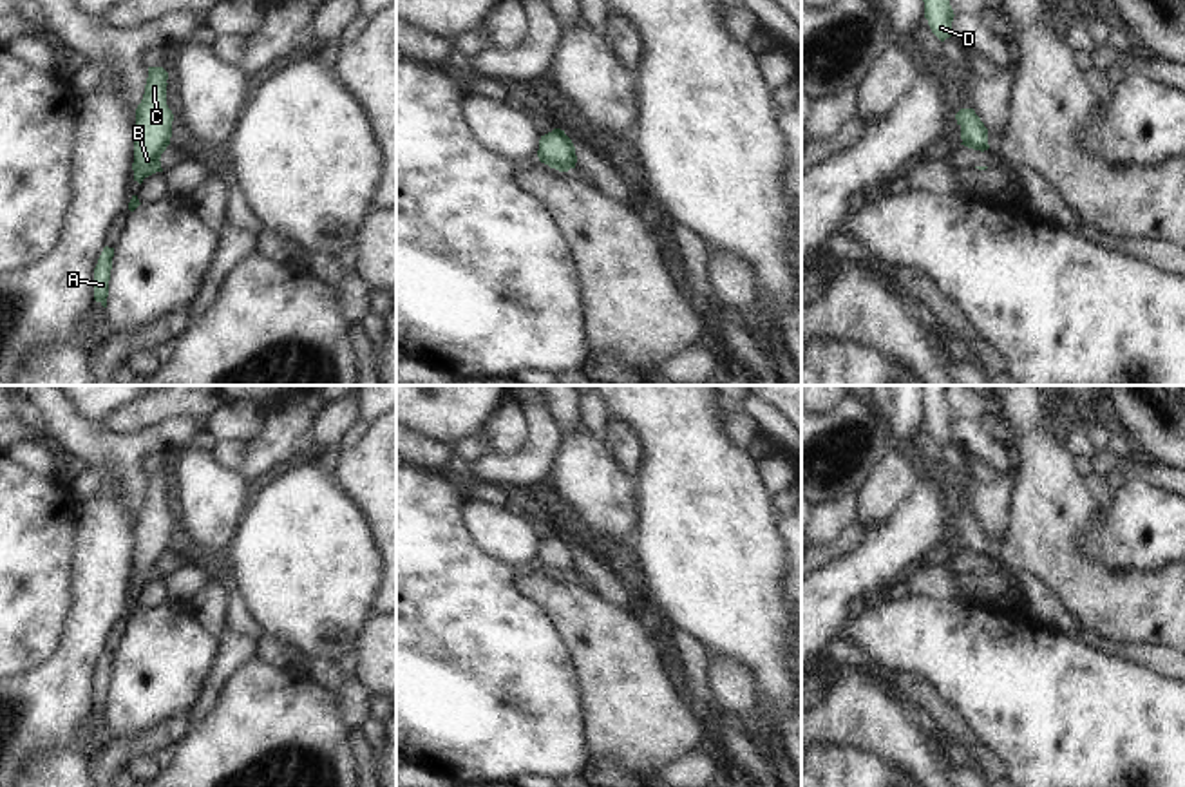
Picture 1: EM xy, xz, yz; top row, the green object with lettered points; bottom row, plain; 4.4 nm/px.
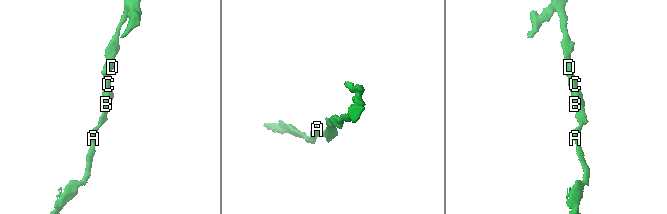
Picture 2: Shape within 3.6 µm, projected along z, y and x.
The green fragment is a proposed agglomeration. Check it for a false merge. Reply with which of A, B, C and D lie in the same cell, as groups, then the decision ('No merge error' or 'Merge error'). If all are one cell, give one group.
Groups: A B C D. No merge error.

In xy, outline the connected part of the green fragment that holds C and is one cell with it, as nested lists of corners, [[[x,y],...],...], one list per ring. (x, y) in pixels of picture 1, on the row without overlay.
[[[148,472],[145,499],[136,514],[134,586],[163,577],[161,559],[170,550],[174,519],[166,510],[168,478],[163,472]]]

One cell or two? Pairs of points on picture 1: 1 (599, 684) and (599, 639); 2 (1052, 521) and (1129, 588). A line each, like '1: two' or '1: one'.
1: one
2: one

